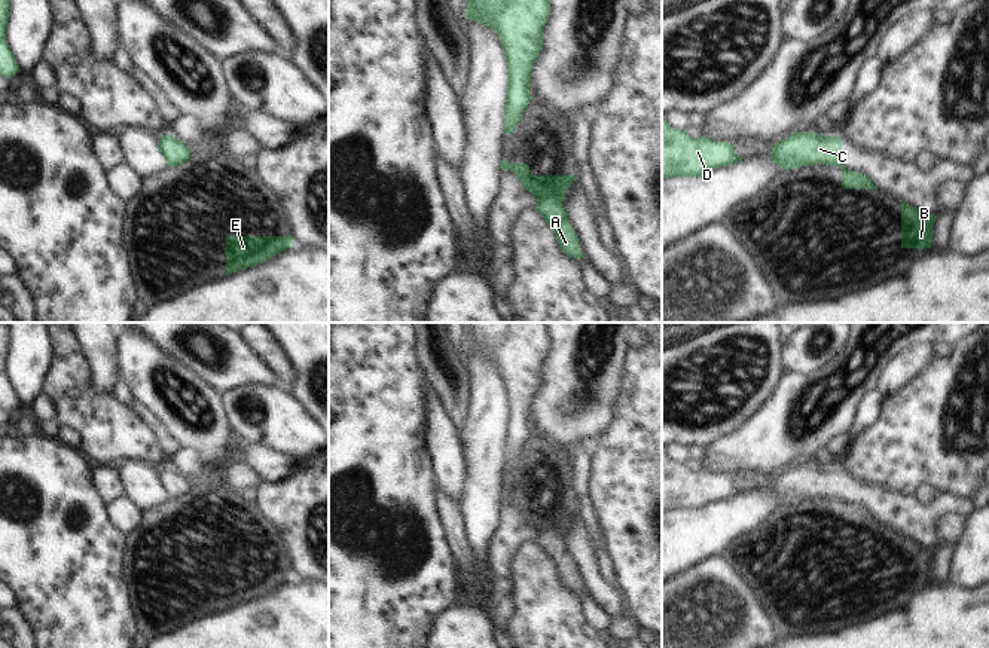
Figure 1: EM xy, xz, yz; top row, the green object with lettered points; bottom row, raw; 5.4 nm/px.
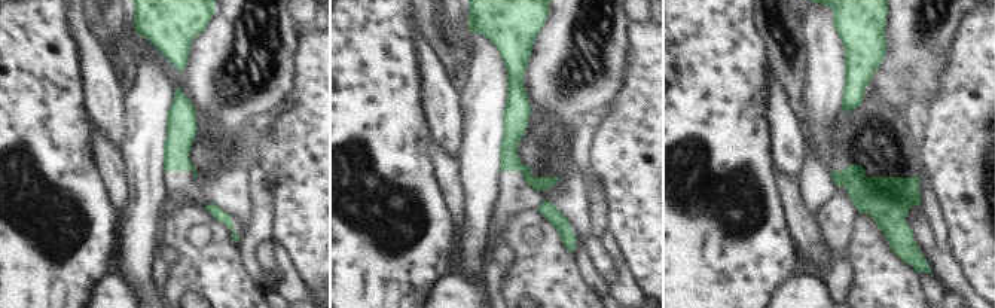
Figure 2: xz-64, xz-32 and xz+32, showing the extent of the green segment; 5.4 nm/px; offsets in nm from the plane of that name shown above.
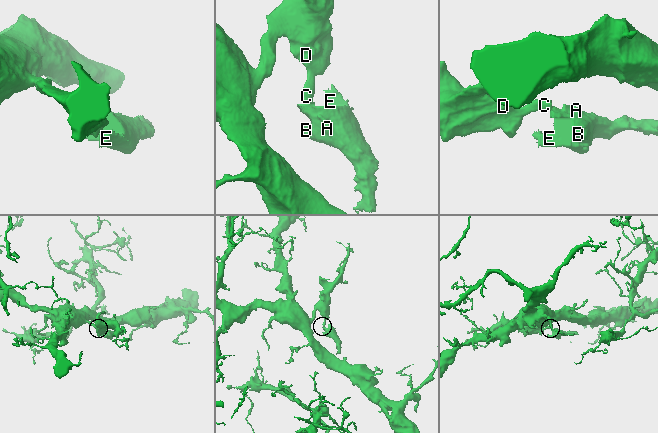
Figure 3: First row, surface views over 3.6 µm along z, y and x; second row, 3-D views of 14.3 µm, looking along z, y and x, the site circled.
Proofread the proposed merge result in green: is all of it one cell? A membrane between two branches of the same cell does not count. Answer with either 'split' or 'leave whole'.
split

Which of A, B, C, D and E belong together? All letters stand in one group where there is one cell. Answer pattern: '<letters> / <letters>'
A B E / C D

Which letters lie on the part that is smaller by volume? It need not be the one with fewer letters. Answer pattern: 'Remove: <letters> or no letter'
Remove: A, B, E

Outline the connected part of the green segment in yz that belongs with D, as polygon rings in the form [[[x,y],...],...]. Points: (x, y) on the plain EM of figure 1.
[[[662,447],[662,511],[702,510],[705,505],[742,493],[733,477],[705,470],[692,471],[674,462]]]

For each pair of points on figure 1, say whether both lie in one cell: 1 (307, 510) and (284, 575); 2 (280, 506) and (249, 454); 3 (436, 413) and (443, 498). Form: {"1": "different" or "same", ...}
{"1": "different", "2": "different", "3": "different"}

